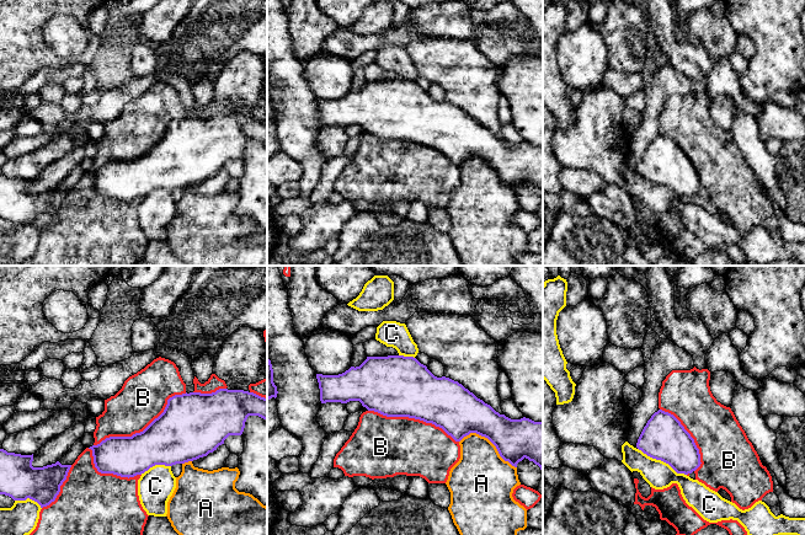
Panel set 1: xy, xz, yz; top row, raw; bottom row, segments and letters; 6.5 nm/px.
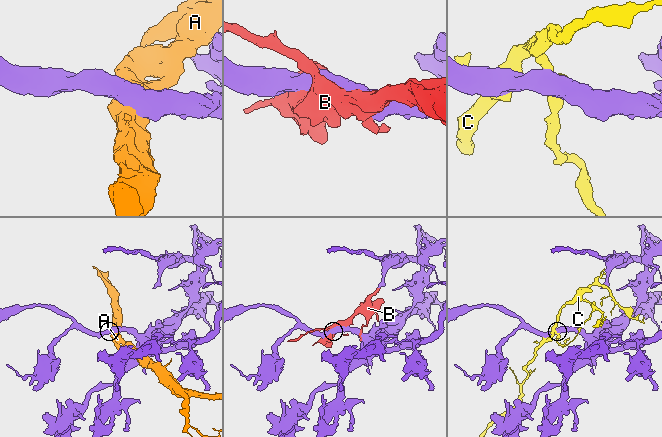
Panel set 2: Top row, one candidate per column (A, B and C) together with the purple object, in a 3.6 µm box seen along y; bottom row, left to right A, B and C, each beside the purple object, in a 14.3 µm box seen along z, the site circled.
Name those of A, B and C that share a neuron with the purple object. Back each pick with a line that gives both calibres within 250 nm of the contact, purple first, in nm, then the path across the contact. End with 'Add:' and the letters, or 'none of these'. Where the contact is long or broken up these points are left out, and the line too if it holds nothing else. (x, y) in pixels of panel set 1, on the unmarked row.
B: 380/320 nm
Add: B

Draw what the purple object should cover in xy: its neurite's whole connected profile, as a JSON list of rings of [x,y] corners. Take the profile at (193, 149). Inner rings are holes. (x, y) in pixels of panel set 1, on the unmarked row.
[[[228,113],[212,118],[186,117],[170,122],[164,137],[143,156],[132,161],[110,161],[89,173],[92,175],[98,197],[129,203],[155,189],[172,191],[207,181],[224,168],[229,160],[241,160],[249,140],[267,144],[267,123],[254,117]]]

